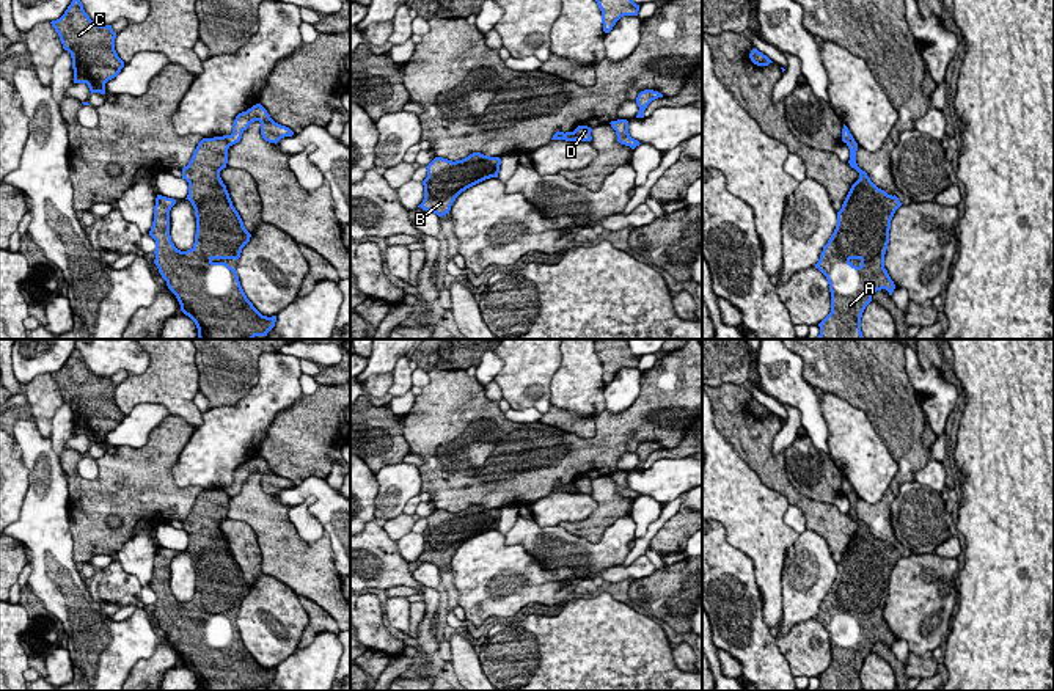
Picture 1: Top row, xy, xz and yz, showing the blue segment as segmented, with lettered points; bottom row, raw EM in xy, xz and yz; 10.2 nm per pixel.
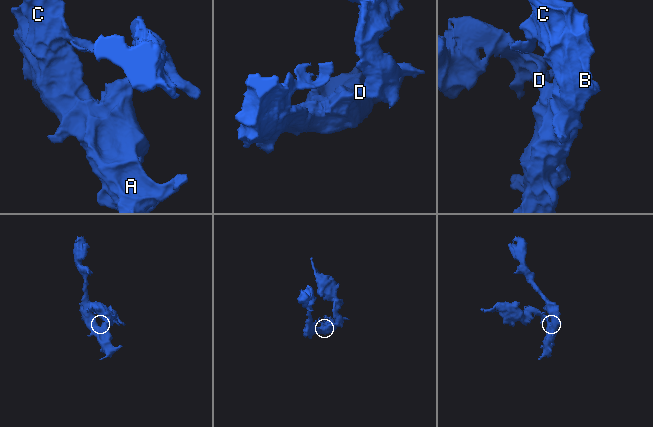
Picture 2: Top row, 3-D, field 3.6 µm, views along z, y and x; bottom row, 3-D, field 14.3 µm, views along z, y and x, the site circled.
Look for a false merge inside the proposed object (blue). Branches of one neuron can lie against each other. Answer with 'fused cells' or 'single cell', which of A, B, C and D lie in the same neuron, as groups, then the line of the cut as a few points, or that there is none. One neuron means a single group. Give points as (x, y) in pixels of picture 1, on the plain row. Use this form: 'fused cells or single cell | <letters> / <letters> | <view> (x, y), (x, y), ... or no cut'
fused cells | A B C / D | xy (222, 489), (230, 497)

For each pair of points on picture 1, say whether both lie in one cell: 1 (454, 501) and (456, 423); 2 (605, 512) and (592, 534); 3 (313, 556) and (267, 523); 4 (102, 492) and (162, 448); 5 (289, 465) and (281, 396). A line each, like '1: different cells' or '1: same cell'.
1: same cell
2: same cell
3: same cell
4: same cell
5: different cells

